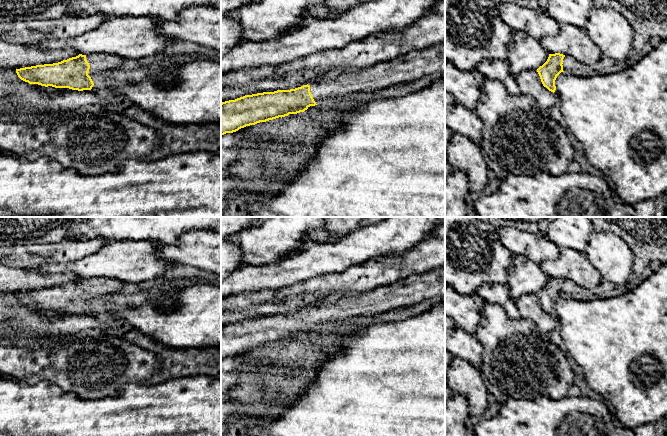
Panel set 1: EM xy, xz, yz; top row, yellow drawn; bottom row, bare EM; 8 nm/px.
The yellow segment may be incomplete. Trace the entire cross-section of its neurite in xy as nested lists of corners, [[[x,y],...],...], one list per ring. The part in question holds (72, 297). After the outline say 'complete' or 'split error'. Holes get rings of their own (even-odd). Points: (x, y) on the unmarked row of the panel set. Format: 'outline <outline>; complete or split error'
outline [[[93,277],[79,278],[58,287],[16,293],[16,297],[29,308],[83,315],[91,314],[106,300],[128,298],[130,290],[124,282]]]; split error

